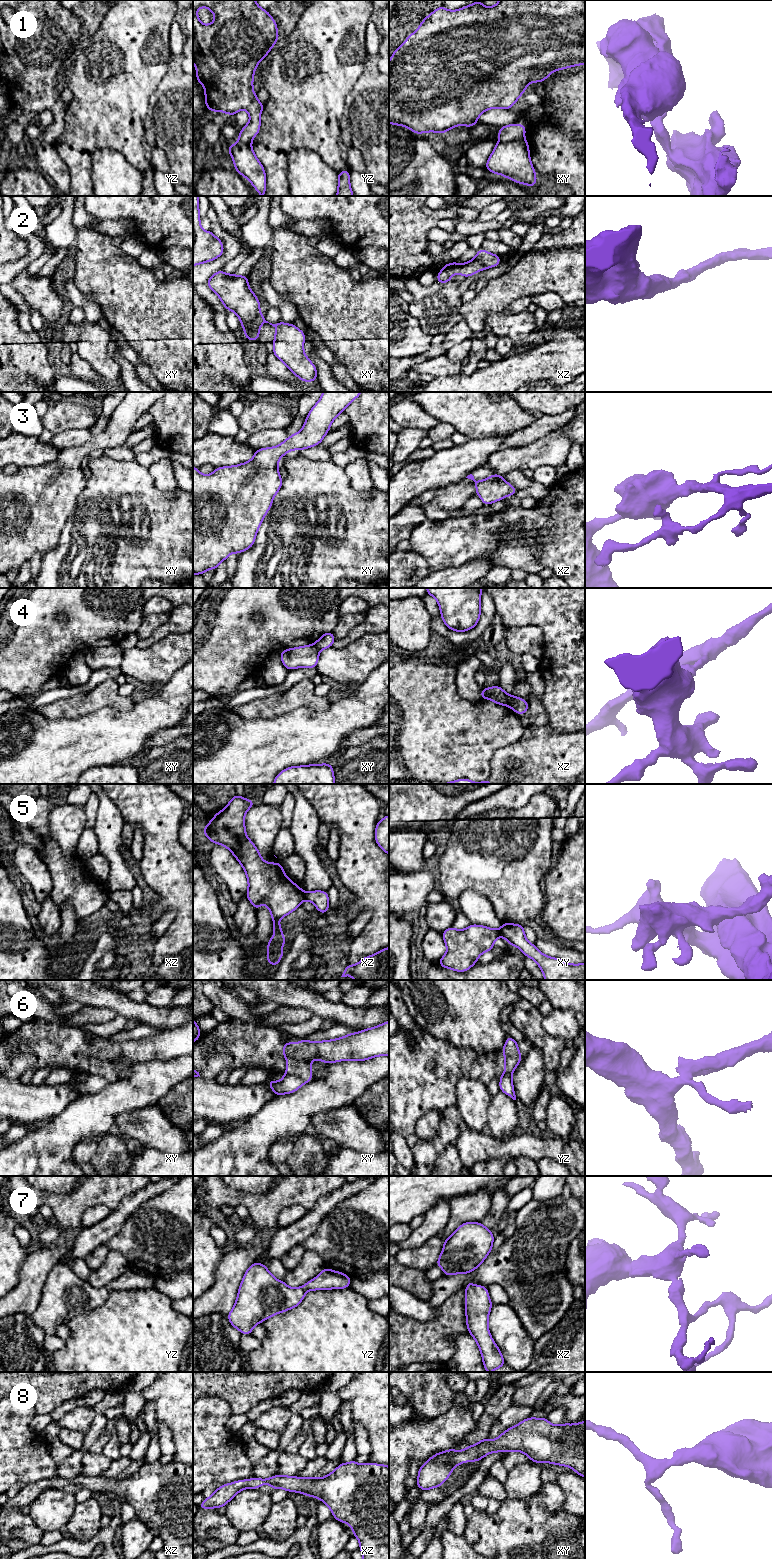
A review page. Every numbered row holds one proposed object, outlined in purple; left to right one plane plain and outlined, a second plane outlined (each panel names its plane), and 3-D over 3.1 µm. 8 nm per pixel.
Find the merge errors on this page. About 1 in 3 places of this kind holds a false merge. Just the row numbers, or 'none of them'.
1, 4, 5, 6

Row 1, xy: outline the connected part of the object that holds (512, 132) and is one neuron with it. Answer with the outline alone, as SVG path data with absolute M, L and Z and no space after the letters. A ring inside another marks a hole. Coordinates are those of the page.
M510 124L504 127L500 127L499 142L511 142L522 139L526 133L526 127L524 124Z

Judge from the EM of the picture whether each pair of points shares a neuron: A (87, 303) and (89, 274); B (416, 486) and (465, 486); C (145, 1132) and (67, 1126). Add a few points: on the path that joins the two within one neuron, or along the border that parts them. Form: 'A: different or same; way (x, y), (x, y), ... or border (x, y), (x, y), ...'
A: different; border (73, 278), (83, 293), (94, 296), (102, 314)
B: different; border (465, 477), (438, 489)
C: different; border (135, 1109), (120, 1112), (114, 1122)

